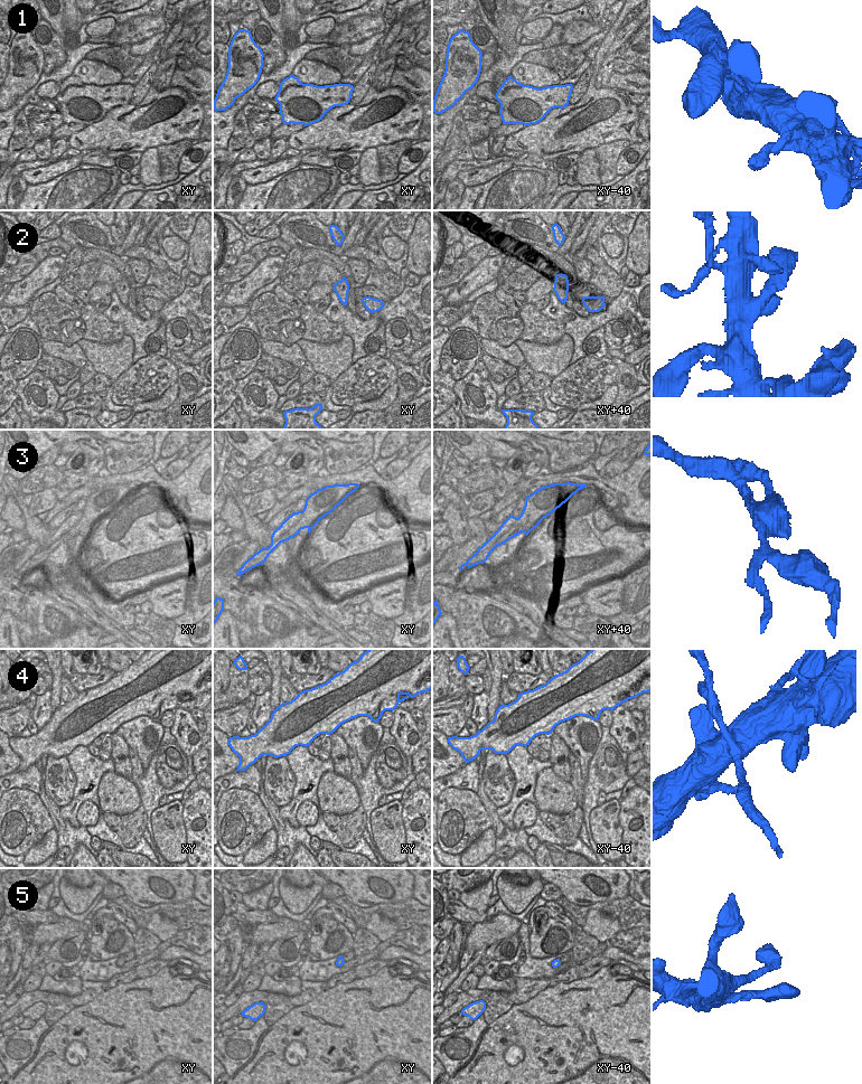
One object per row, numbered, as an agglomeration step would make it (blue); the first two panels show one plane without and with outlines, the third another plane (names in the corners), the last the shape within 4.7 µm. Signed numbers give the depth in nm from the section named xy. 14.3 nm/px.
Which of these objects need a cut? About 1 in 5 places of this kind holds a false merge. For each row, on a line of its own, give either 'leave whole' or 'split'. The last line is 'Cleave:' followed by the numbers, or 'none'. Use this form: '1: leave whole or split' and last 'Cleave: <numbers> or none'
1: leave whole
2: leave whole
3: split
4: split
5: leave whole
Cleave: 3, 4

